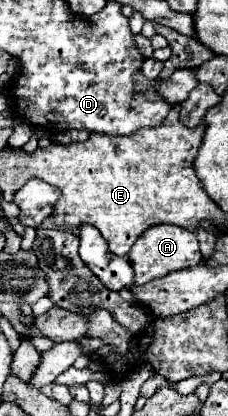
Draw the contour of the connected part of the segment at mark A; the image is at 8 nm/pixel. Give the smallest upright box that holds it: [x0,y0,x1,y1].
[128,224,202,286]

